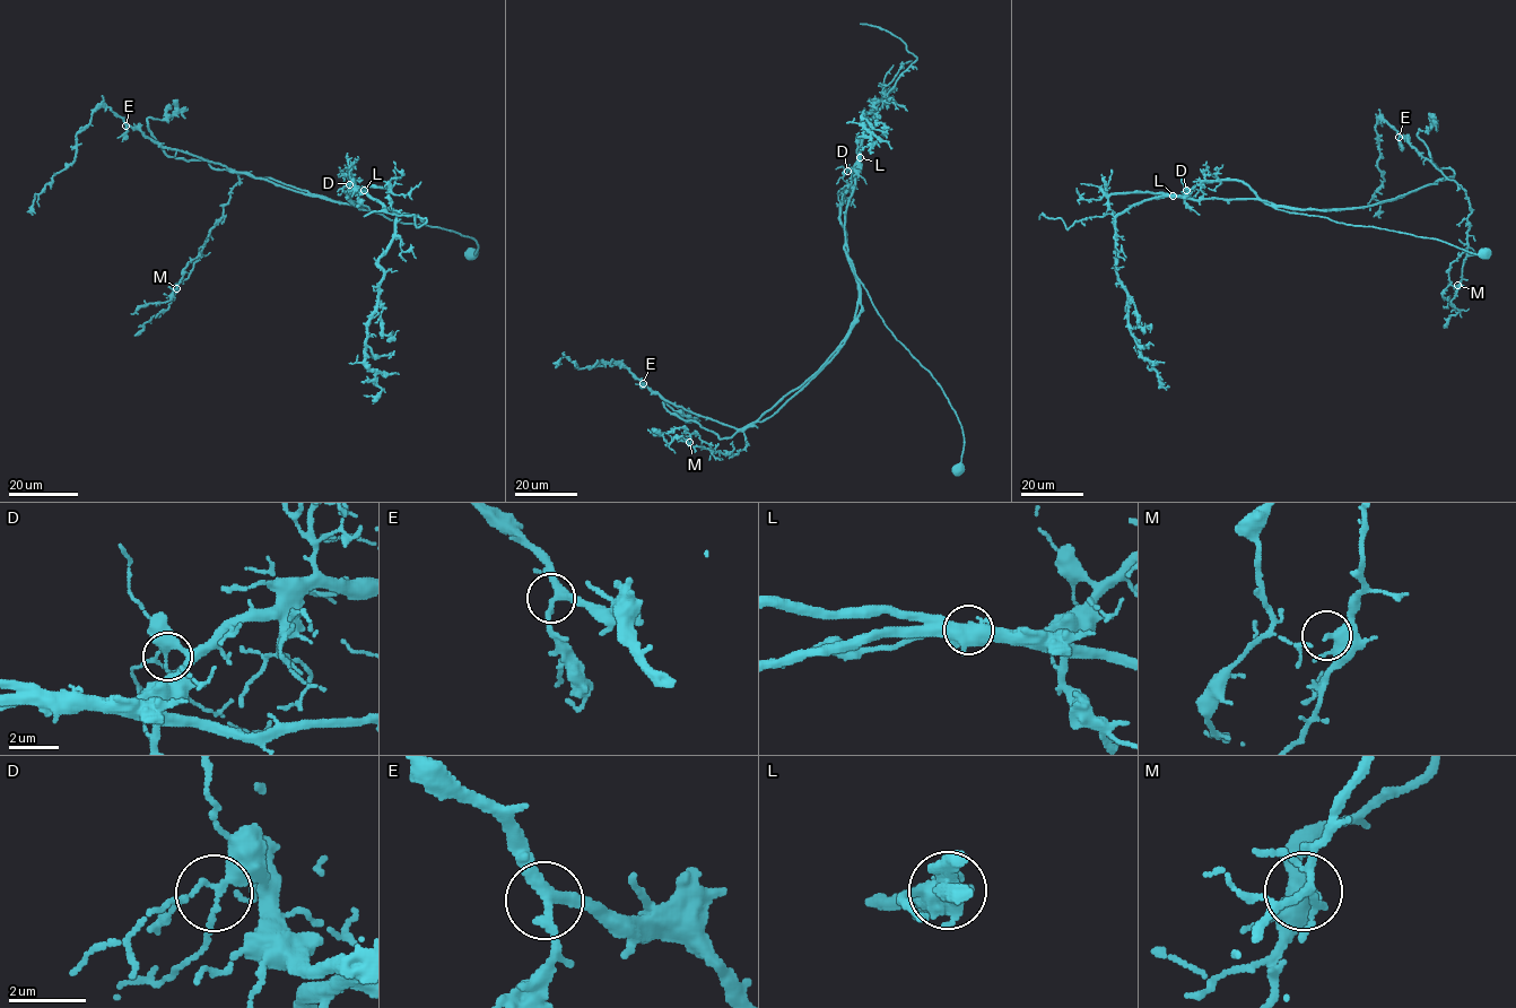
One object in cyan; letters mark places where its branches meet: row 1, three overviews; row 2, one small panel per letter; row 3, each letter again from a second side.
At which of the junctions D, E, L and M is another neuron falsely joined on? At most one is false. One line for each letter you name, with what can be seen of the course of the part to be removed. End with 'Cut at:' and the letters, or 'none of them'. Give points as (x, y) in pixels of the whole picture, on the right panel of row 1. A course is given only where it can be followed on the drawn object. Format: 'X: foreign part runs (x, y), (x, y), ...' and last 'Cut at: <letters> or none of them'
L: foreign part runs (1173, 196), (1222, 180), (1298, 209), (1395, 199), (1453, 175), (1417, 136), (1434, 123), (1428, 113)
Cut at: L

